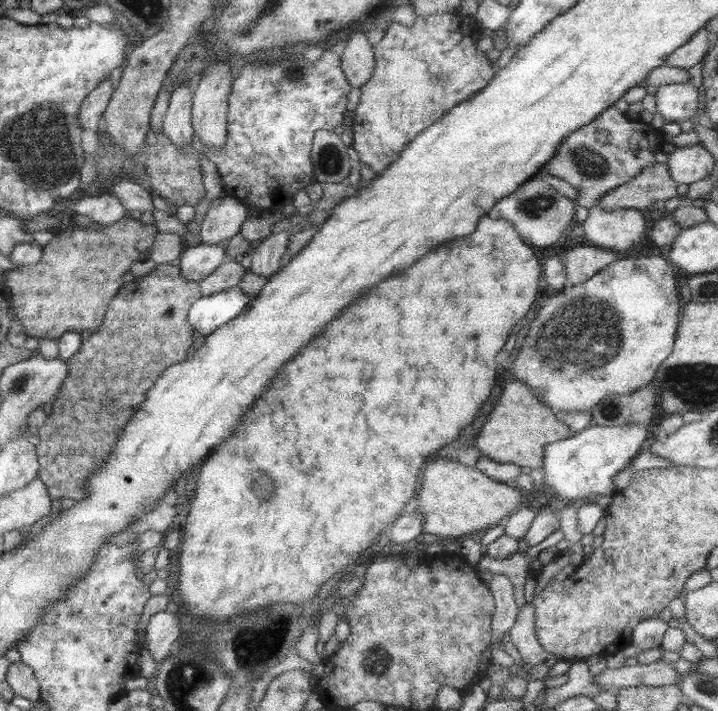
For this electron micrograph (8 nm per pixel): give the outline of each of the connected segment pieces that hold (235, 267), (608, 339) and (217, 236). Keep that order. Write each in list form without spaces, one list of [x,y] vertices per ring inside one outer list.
[[[227,259],[212,274],[197,282],[199,295],[208,296],[239,284],[247,271],[240,262]]]
[[[658,255],[652,256],[639,256],[635,258],[618,258],[612,264],[606,266],[606,268],[600,270],[599,273],[593,274],[586,282],[582,282],[580,285],[568,284],[565,288],[557,289],[552,288],[550,285],[546,287],[547,294],[550,294],[550,298],[544,300],[544,304],[538,308],[538,314],[536,318],[532,320],[530,324],[530,330],[526,334],[526,338],[522,342],[522,348],[518,352],[518,356],[512,362],[510,368],[510,374],[514,375],[515,380],[524,382],[526,386],[530,386],[532,390],[536,390],[536,396],[548,406],[552,408],[552,412],[592,412],[592,408],[604,401],[604,398],[612,396],[612,394],[620,394],[624,396],[626,394],[632,394],[648,384],[654,383],[656,368],[662,364],[664,358],[668,358],[668,354],[672,352],[674,346],[674,340],[676,340],[678,332],[678,315],[682,309],[683,302],[680,300],[678,291],[676,290],[676,279],[674,278],[674,271],[669,262],[663,257]]]
[[[220,198],[218,206],[210,206],[202,220],[200,231],[203,244],[224,244],[230,237],[241,232],[241,225],[248,218],[246,204],[237,198]]]

